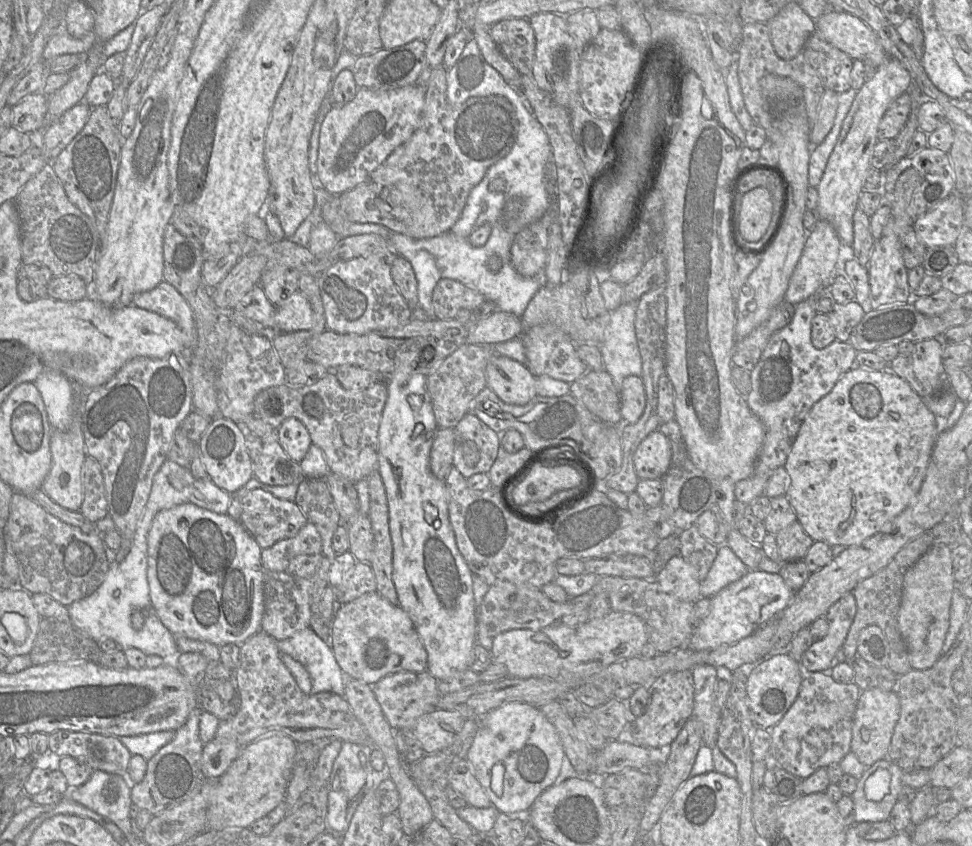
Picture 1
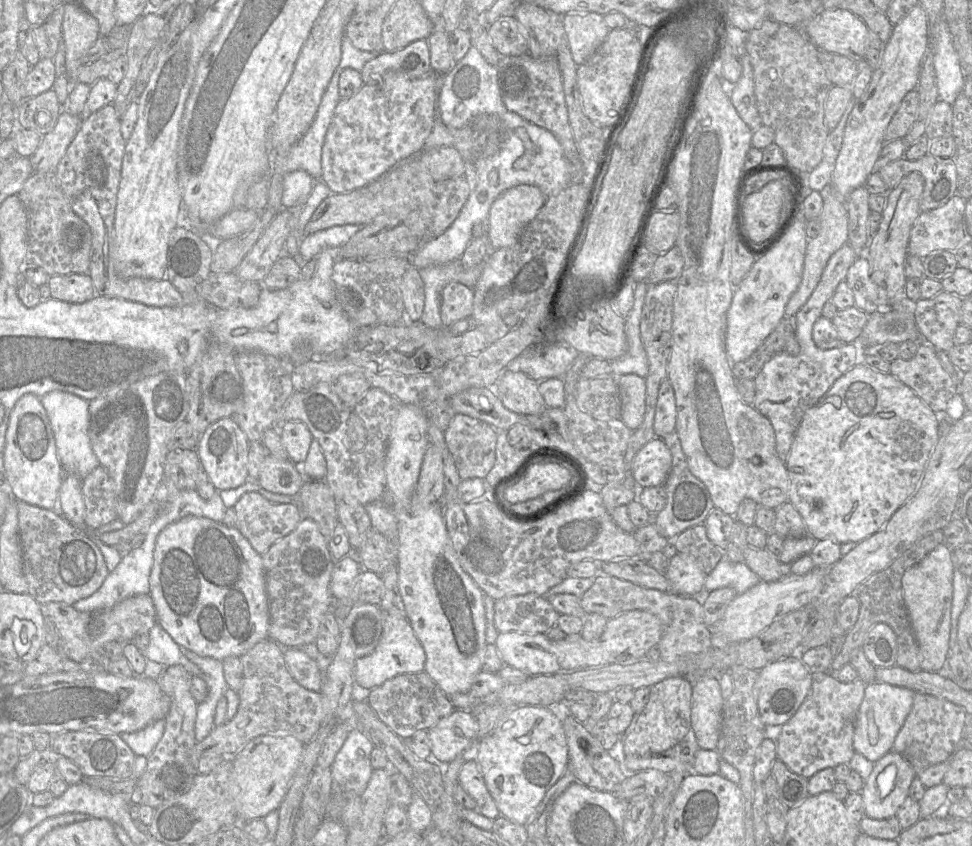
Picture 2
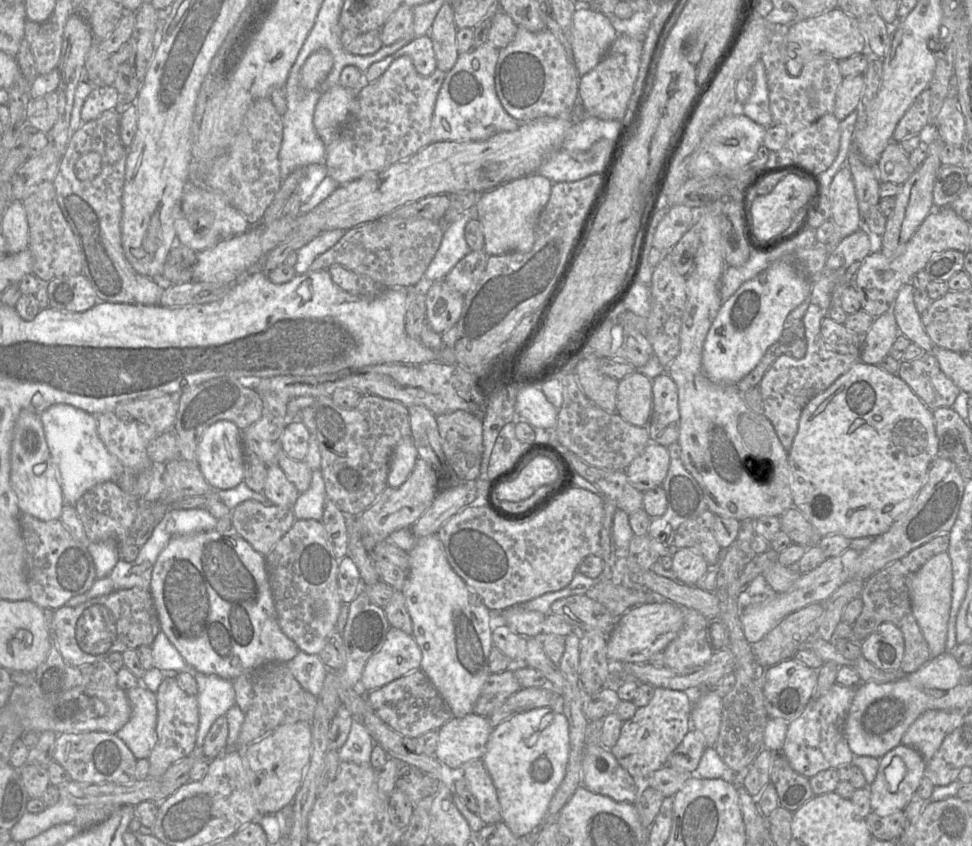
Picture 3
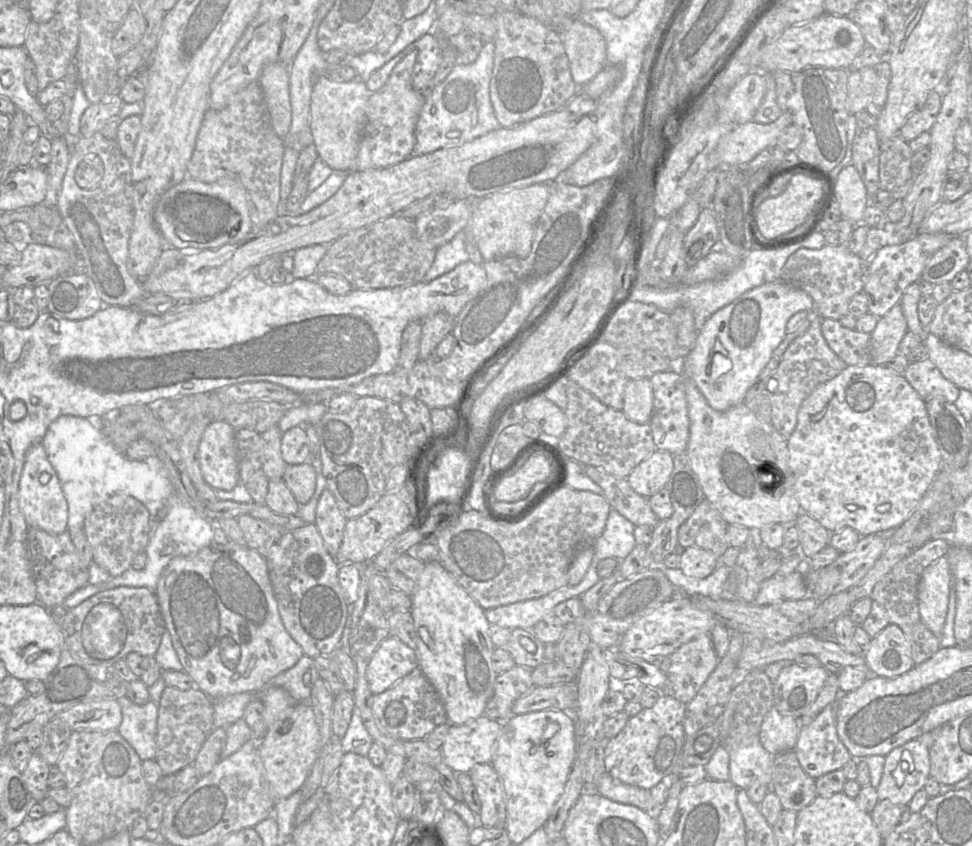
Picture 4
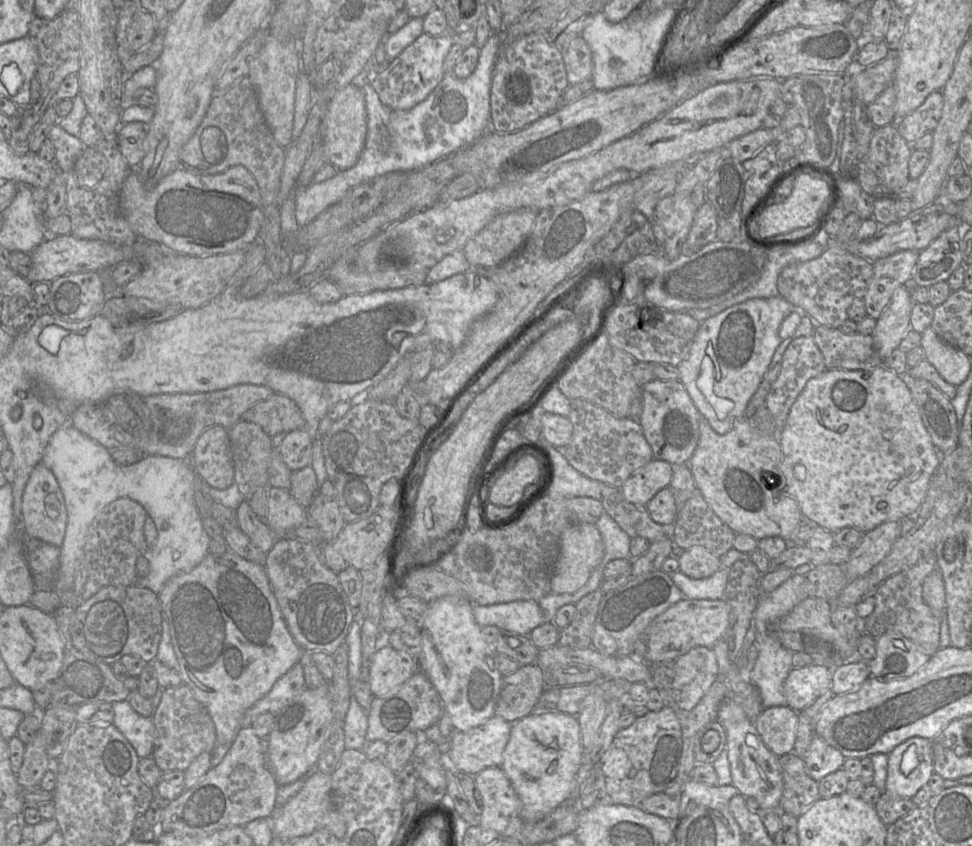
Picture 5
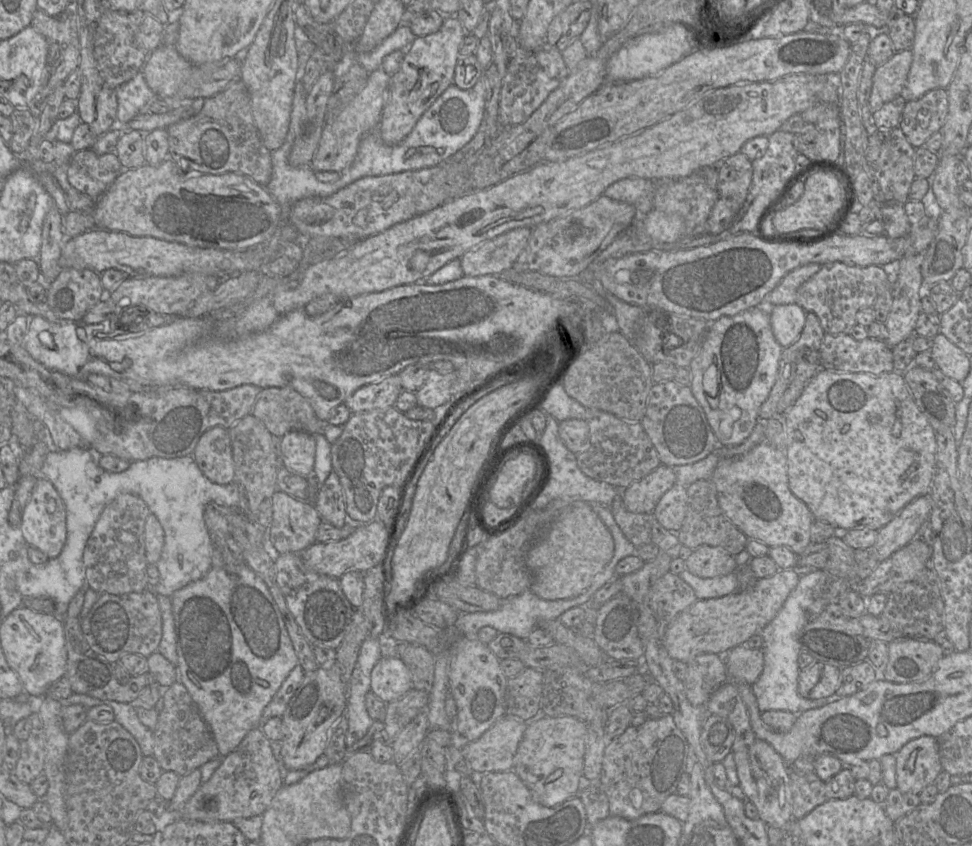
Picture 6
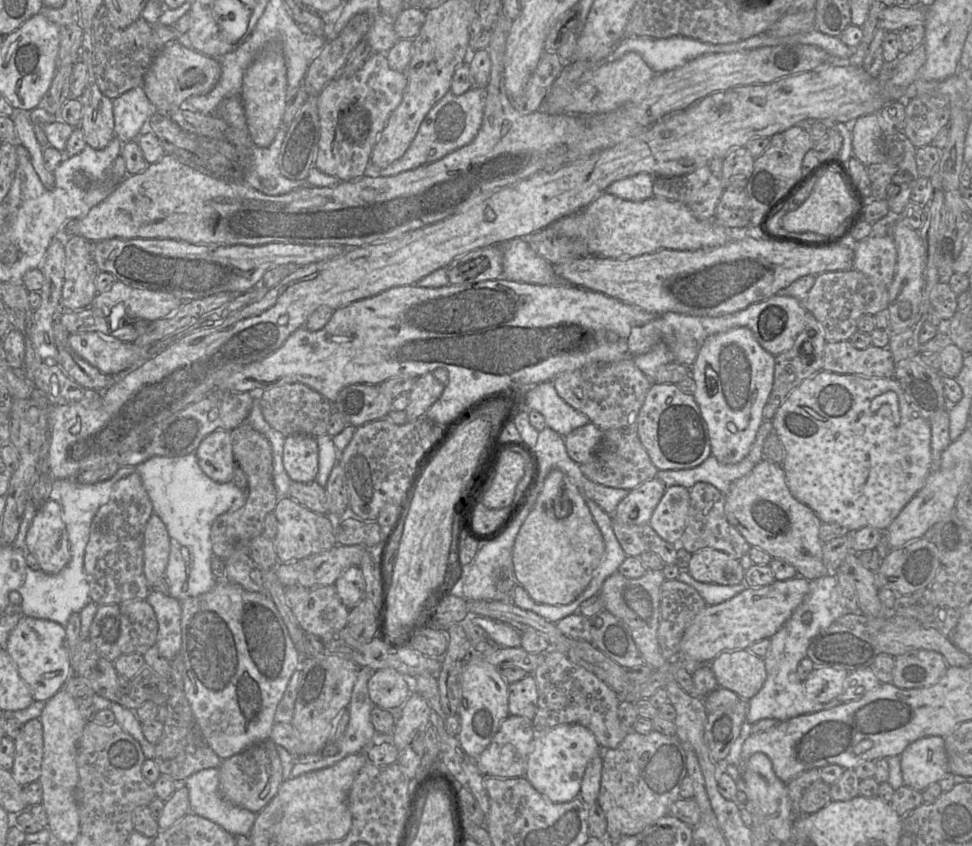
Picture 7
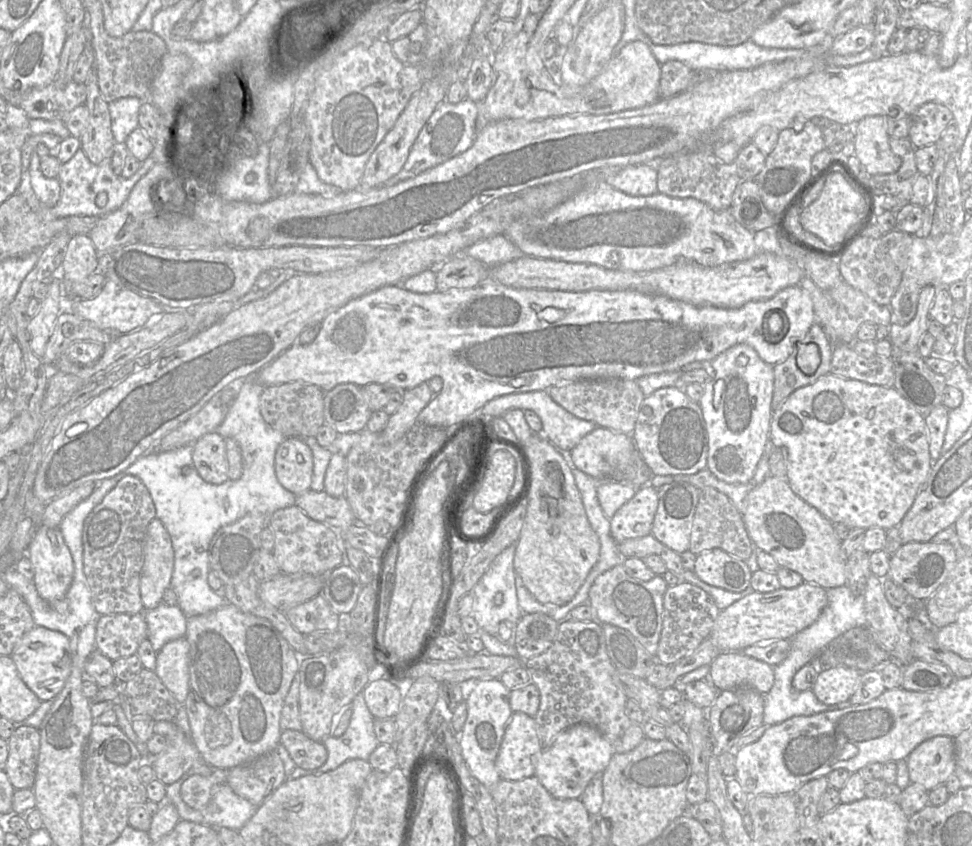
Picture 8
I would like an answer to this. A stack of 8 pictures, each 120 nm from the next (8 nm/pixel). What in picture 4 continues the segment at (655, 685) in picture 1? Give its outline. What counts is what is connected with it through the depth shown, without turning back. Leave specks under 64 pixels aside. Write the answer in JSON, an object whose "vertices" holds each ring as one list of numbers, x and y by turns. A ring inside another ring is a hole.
{"vertices":[[660,695,651,708,643,708,637,715,630,717,624,728,613,738,606,741,604,749,605,771,614,780,623,784,650,790,661,781,668,781,680,766,680,754,686,740,684,717,686,705,670,695]]}

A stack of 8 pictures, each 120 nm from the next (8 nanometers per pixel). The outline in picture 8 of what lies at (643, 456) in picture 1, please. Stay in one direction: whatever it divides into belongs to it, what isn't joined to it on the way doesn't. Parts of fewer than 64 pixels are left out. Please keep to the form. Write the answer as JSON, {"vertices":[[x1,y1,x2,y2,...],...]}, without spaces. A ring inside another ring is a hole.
{"vertices":[[647,484,622,505,610,519,611,535,617,544,651,534,658,508,658,490]]}

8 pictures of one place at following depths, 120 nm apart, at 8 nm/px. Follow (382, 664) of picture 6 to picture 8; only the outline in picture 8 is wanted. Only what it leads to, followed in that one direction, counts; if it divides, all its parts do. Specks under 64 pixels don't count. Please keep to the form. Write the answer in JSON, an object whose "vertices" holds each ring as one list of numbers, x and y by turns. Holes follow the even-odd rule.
{"vertices":[[384,676,370,681,362,692,374,718,395,718,399,712,402,694,395,677]]}

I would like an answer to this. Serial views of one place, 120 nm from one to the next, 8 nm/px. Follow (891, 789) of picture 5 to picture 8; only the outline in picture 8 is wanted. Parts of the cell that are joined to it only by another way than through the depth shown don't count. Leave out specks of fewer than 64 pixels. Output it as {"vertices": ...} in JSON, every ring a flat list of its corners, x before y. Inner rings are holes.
{"vertices":[[935,736,919,744,907,757,911,783,920,784,927,791,943,785,956,768,954,738]]}

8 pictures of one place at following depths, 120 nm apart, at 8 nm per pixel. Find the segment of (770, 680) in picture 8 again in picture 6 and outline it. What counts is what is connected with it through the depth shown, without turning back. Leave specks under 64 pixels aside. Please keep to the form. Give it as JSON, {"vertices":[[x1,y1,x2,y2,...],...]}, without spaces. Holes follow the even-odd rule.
{"vertices":[[739,645,724,655,724,662,731,681,753,685,763,671,764,655,762,649]]}

